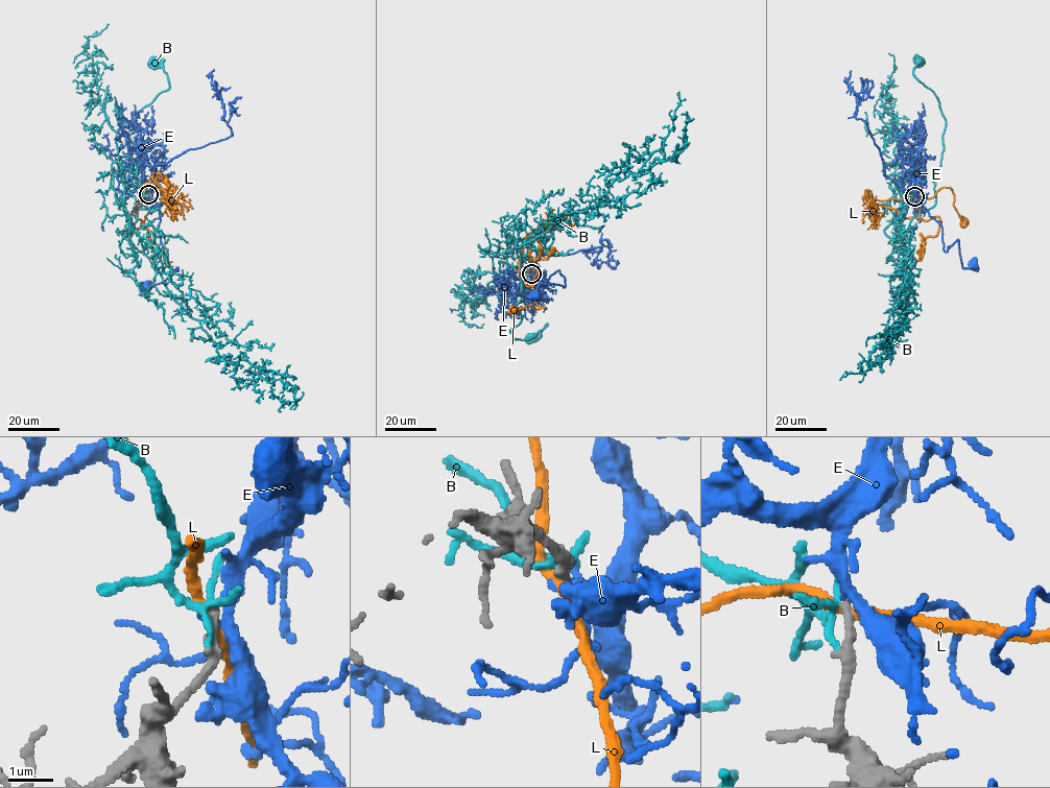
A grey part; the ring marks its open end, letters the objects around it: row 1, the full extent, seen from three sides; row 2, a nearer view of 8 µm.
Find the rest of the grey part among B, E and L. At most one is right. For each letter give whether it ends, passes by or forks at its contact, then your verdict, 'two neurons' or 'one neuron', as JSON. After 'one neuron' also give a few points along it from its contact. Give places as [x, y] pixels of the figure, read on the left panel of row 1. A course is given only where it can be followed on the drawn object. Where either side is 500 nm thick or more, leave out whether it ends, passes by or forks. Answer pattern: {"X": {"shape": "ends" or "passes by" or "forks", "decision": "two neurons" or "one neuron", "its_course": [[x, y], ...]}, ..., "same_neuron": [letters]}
{"B": {"shape": "passes by", "decision": "two neurons"}, "E": {"shape": "passes by", "decision": "one neuron", "its_course": [[147, 194], [160, 213], [158, 231], [167, 264], [172, 272], [179, 268], [163, 282], [149, 288], [147, 286]]}, "L": {"shape": "passes by", "decision": "two neurons"}, "same_neuron": ["E"]}

